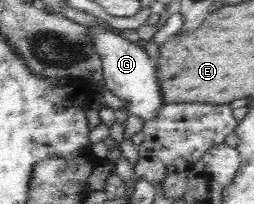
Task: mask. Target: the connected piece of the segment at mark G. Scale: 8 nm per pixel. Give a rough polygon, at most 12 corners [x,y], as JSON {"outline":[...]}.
{"outline":[[91,26],[102,82],[144,121],[164,108],[139,43]]}

